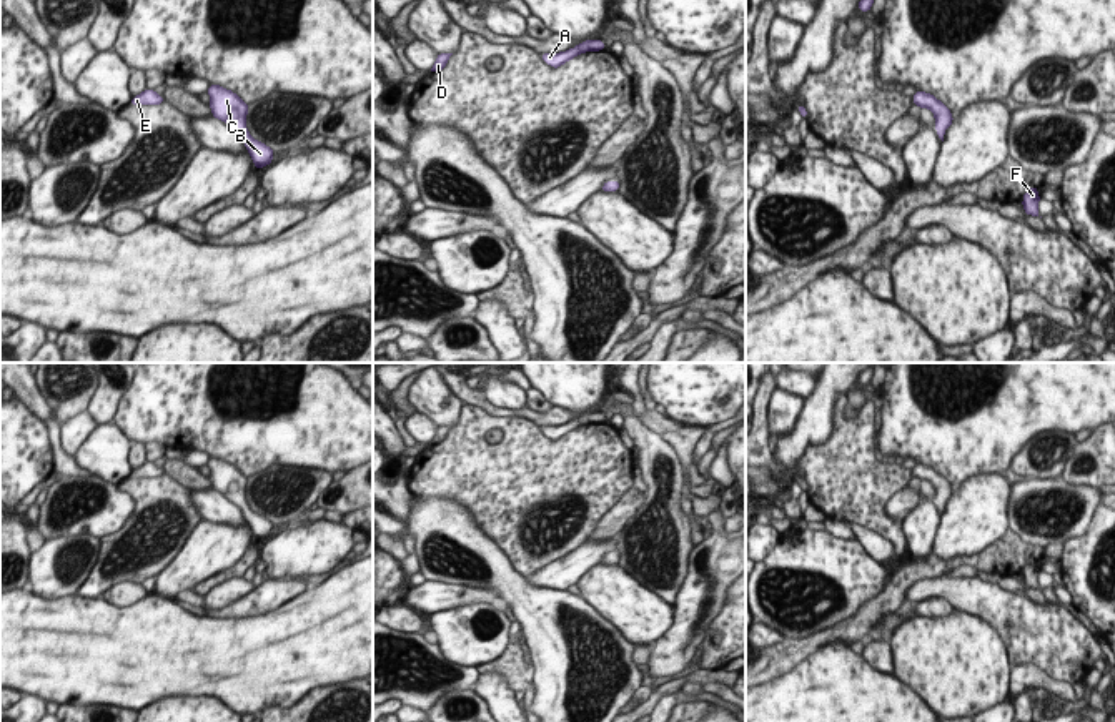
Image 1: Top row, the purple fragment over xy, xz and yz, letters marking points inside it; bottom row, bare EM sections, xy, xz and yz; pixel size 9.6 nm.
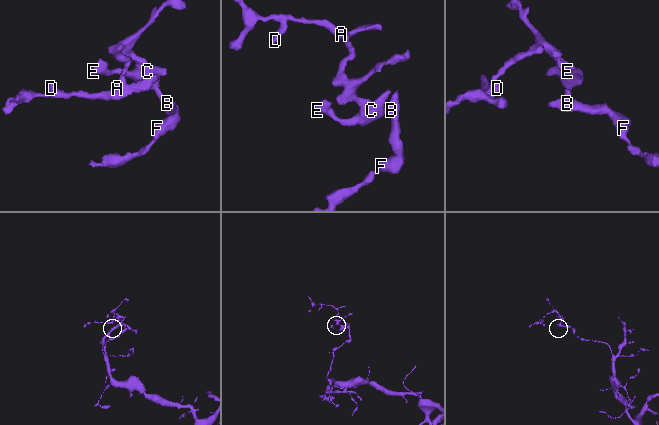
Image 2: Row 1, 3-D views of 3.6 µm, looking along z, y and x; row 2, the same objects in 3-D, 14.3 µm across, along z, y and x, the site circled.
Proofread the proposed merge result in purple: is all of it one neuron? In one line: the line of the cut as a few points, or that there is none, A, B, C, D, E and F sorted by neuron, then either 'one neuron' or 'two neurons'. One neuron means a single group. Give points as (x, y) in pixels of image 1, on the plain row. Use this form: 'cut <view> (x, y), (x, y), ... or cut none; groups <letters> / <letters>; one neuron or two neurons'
cut none; groups A B C D E F; one neuron

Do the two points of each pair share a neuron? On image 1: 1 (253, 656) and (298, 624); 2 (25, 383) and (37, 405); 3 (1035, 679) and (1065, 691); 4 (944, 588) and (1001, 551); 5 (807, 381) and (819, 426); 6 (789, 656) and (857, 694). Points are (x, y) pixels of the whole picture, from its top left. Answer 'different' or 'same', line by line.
1: same
2: same
3: same
4: different
5: different
6: different

